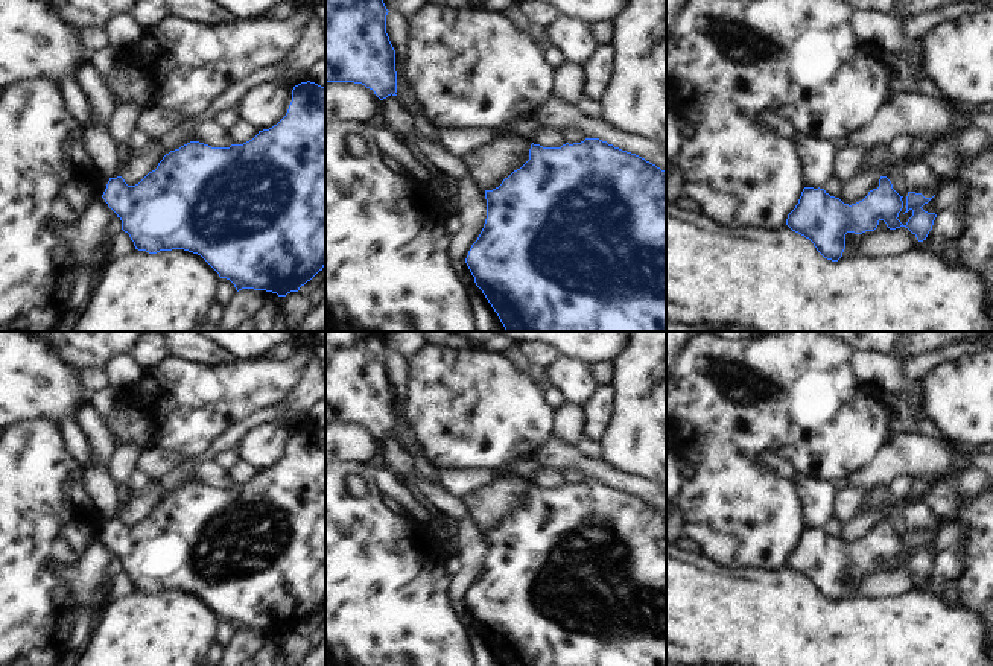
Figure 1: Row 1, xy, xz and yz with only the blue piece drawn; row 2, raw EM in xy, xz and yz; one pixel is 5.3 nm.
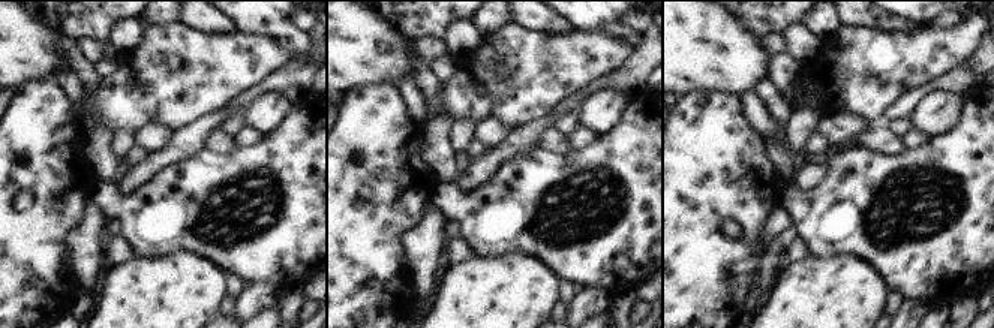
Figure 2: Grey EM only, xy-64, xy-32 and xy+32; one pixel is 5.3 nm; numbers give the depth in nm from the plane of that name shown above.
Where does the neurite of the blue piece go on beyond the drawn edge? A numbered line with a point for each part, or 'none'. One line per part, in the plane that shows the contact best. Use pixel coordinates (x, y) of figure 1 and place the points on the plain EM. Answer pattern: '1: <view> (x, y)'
none

